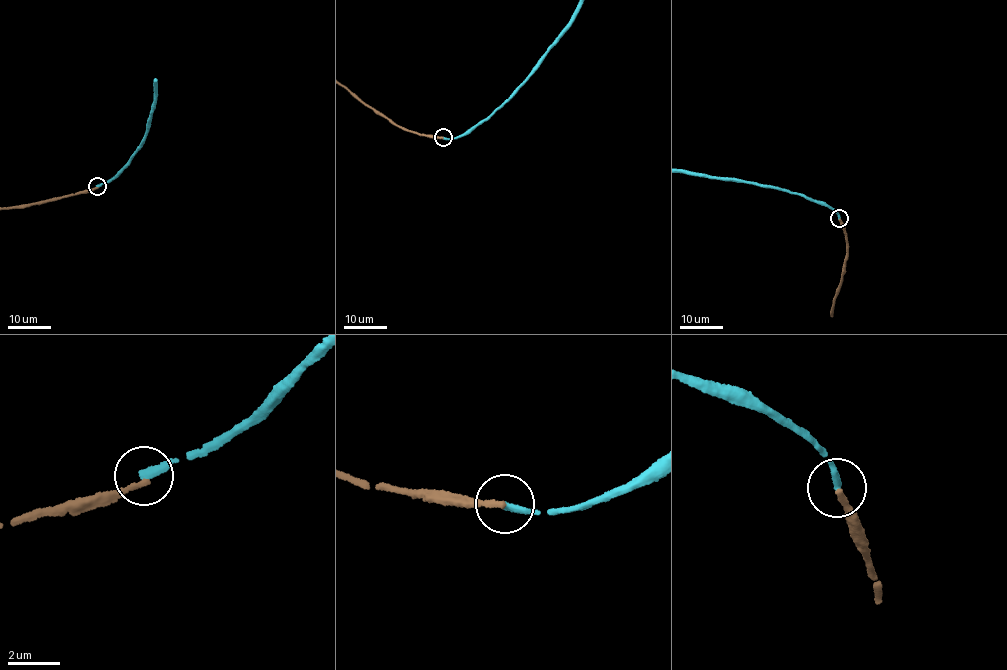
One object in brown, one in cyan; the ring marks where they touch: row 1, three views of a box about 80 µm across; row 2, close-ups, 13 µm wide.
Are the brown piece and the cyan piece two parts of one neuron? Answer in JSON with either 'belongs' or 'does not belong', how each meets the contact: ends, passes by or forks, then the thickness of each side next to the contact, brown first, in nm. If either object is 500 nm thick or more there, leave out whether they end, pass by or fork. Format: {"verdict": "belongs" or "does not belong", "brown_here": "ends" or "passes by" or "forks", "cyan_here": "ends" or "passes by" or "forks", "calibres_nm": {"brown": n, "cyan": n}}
{"verdict": "does not belong", "brown_here": "ends", "cyan_here": "ends", "calibres_nm": {"brown": 220, "cyan": 300}}

